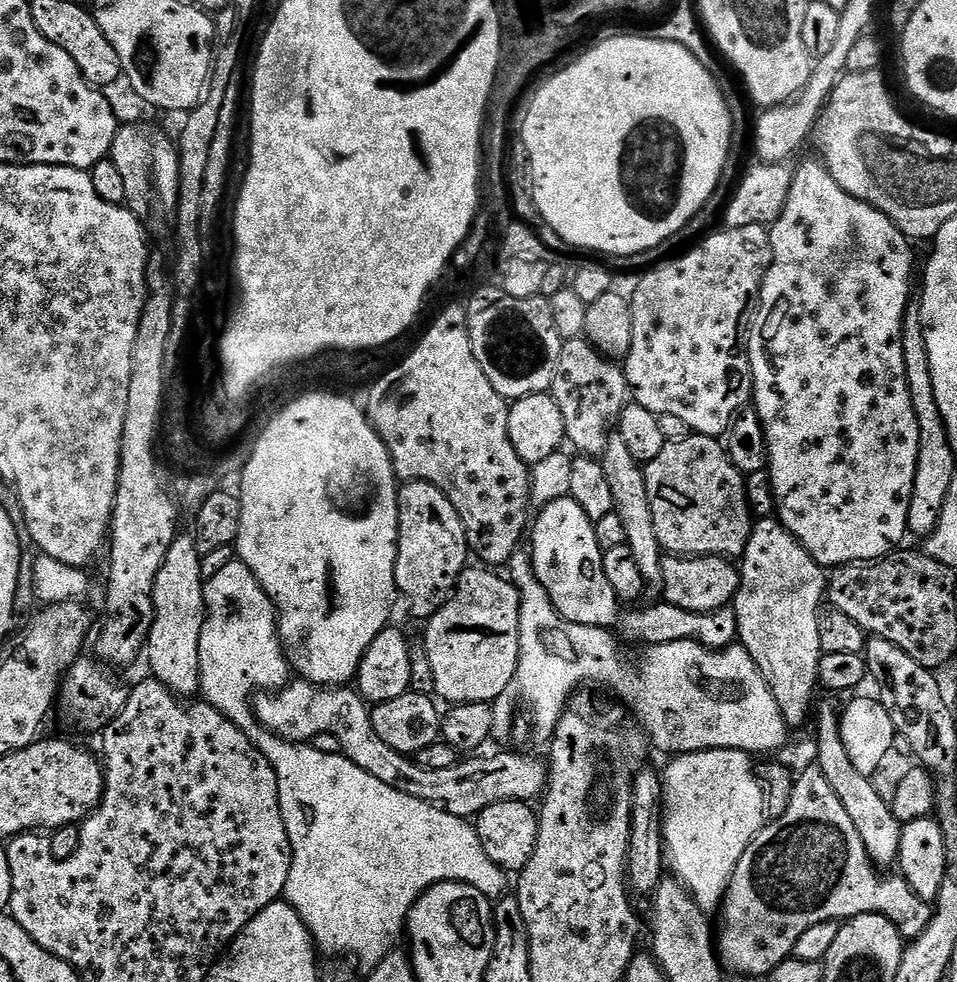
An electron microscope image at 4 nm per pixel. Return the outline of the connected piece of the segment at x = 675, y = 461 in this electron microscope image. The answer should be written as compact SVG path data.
M689 434L681 440L667 441L662 454L658 454L658 458L643 465L643 469L646 478L646 494L650 494L650 510L654 514L654 530L658 534L658 542L665 553L674 556L723 556L725 558L743 556L754 523L754 513L752 507L748 505L748 485L744 473L736 469L734 462L730 462L727 447L717 437Z

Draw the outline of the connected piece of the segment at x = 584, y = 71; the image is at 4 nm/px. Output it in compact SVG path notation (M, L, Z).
M648 34L648 36L612 36L609 40L604 40L601 44L594 45L589 52L582 53L573 64L566 65L561 72L554 73L549 80L542 81L540 89L529 98L528 105L524 108L524 117L520 120L520 140L524 143L524 152L528 155L528 168L532 171L530 191L536 203L536 209L540 212L540 217L564 239L565 245L572 247L573 244L574 247L585 248L588 252L605 252L608 256L621 256L621 258L627 258L634 254L642 254L646 250L658 247L659 244L666 242L674 234L678 234L683 230L709 203L708 199L715 194L716 187L719 186L720 179L724 176L724 167L728 164L728 151L732 148L732 112L728 109L728 104L724 101L724 96L720 93L720 88L716 85L716 80L712 77L711 70L692 52L695 51L689 46L678 46L678 42L658 40L652 34Z

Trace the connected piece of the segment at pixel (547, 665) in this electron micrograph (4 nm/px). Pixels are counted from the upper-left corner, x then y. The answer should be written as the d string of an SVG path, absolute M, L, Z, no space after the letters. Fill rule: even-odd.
M517 550L508 559L506 576L520 595L520 657L510 686L506 686L500 697L491 703L494 710L492 735L497 741L513 735L513 725L518 719L516 711L519 710L520 704L525 704L532 711L531 739L547 745L558 730L558 722L573 699L572 691L587 680L597 680L600 684L609 684L632 707L633 712L640 718L639 725L646 733L650 744L652 740L658 751L669 752L667 755L672 758L682 756L685 752L705 752L715 748L733 748L749 754L776 752L789 743L790 729L782 718L782 710L778 710L774 694L770 694L758 666L754 666L754 658L750 658L745 648L729 646L714 649L707 648L697 640L679 640L653 644L645 651L648 653L641 660L632 661L626 653L620 652L611 631L575 624L562 618L562 614L558 614L550 594L546 594L546 586L542 586L542 582L538 582L534 574L531 551Z

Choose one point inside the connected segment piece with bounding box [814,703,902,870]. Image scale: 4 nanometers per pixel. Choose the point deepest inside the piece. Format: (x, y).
(881, 832)

